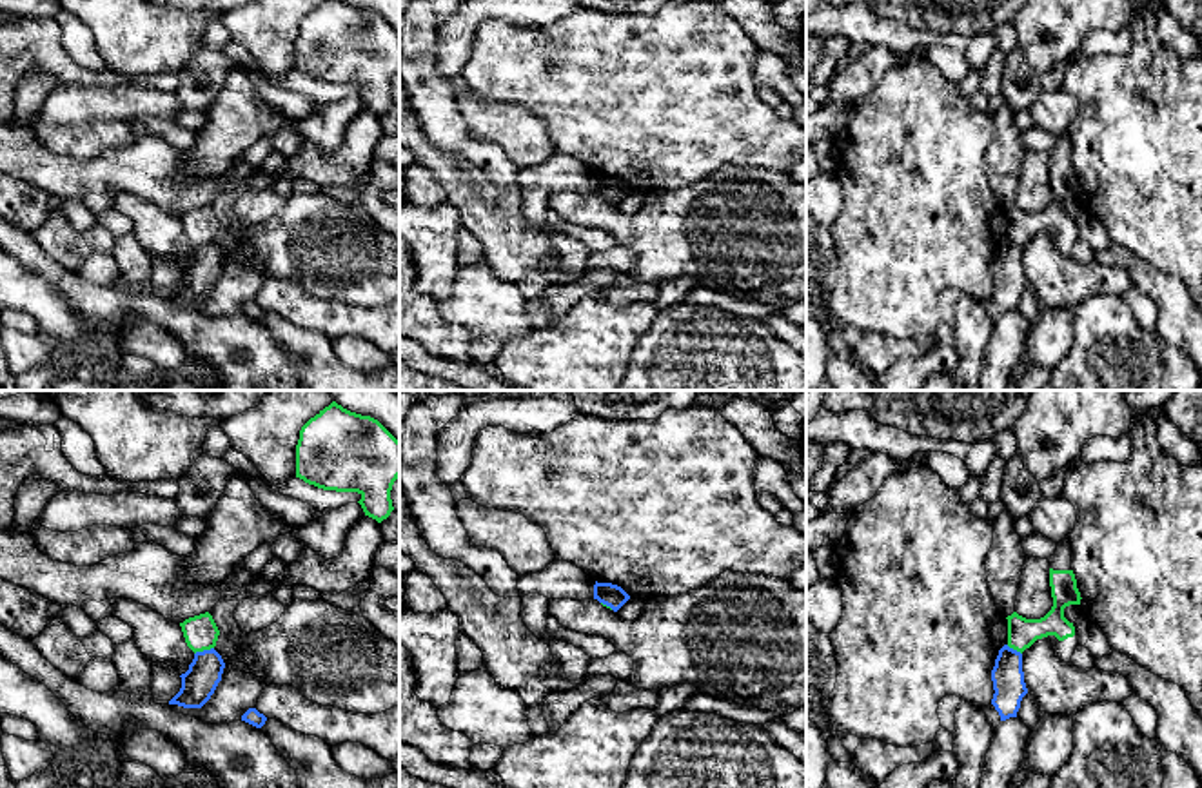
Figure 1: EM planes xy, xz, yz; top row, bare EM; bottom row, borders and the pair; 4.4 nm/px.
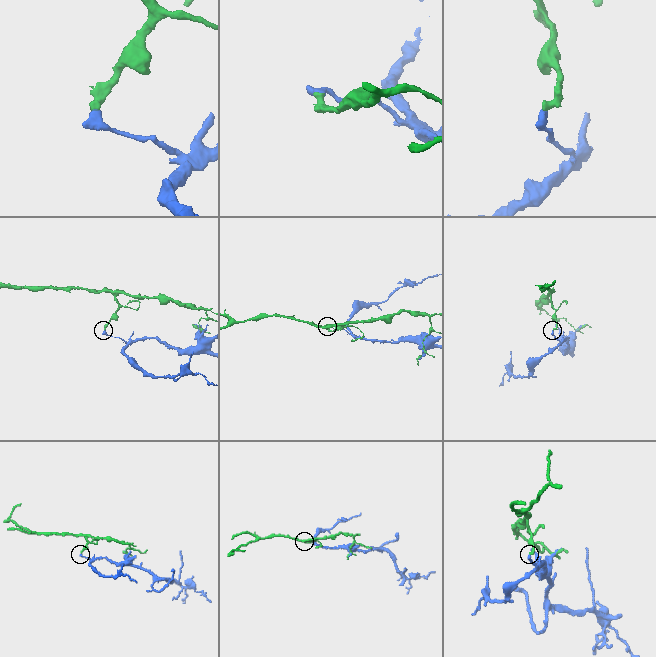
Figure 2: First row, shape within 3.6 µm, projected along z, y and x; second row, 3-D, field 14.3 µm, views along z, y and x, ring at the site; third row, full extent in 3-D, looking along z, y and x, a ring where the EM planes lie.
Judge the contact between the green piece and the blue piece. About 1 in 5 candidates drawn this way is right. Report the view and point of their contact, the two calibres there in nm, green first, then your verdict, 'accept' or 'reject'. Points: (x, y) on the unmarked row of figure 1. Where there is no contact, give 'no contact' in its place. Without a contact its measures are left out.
meets green in xy at (204, 242); 150 nm thick on the green side, 160 nm on the other; reject

